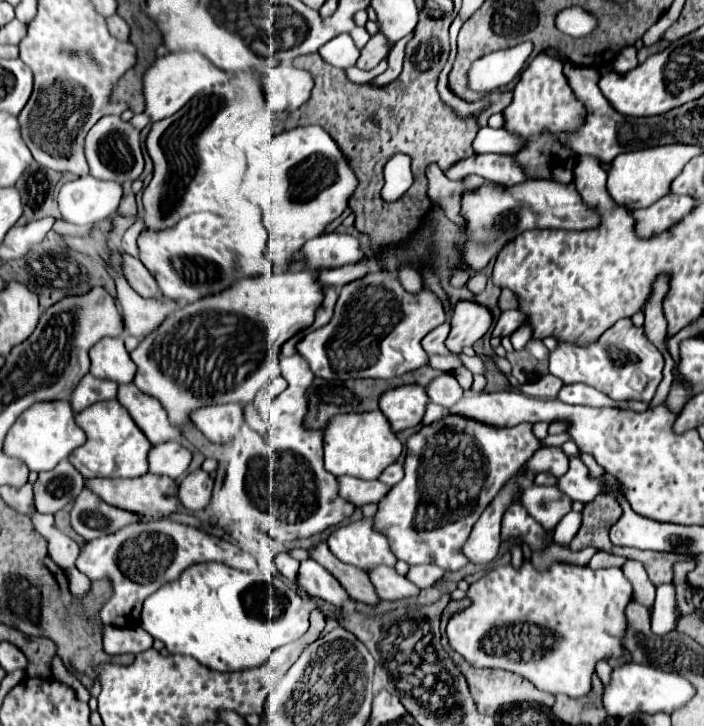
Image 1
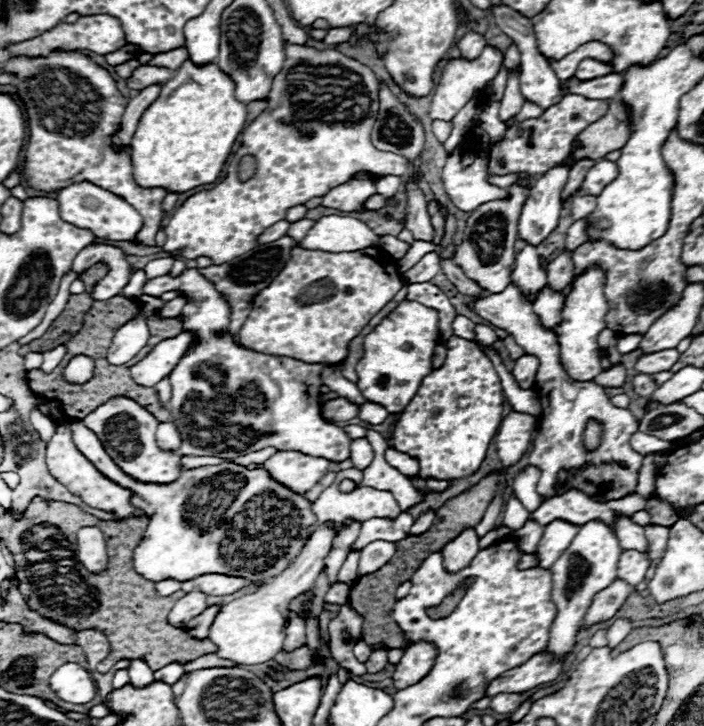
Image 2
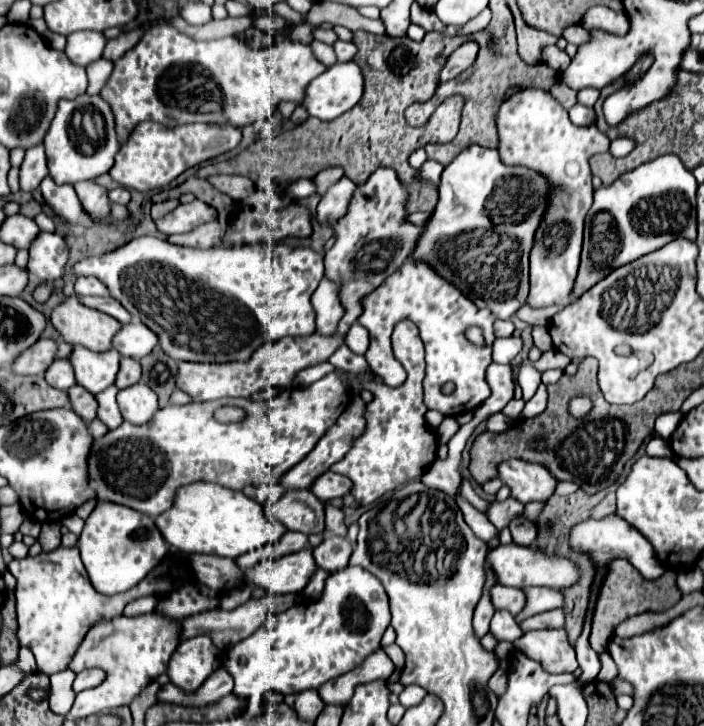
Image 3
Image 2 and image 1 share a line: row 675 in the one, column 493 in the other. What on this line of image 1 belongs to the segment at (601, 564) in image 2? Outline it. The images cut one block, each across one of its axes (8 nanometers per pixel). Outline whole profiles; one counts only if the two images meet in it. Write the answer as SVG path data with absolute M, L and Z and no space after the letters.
M508 484L500 496L484 510L480 520L474 524L470 538L462 546L462 554L472 564L488 564L498 556L500 548L500 522L506 506L512 500L516 484Z

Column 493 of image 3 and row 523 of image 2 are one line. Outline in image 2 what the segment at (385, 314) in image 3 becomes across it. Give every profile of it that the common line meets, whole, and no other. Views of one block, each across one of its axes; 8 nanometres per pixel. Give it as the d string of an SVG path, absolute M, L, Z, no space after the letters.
M350 468L350 470L340 470L338 474L336 474L336 480L334 480L334 484L330 486L330 488L326 488L320 496L318 496L318 500L312 504L312 512L316 514L316 524L312 524L310 528L308 528L308 538L316 532L316 528L318 526L322 526L322 524L330 524L330 530L332 532L338 532L338 528L344 524L344 520L356 520L356 522L366 522L366 520L370 520L370 518L388 518L388 520L396 520L400 514L402 514L402 510L400 510L400 506L398 506L398 502L394 500L394 496L392 496L392 492L390 490L376 490L376 488L370 488L370 486L362 486L362 488L358 488L358 490L354 490L352 494L342 494L340 492L340 488L338 488L338 484L344 480L344 478L352 478L354 482L362 482L362 472L360 470L354 470L354 468Z

